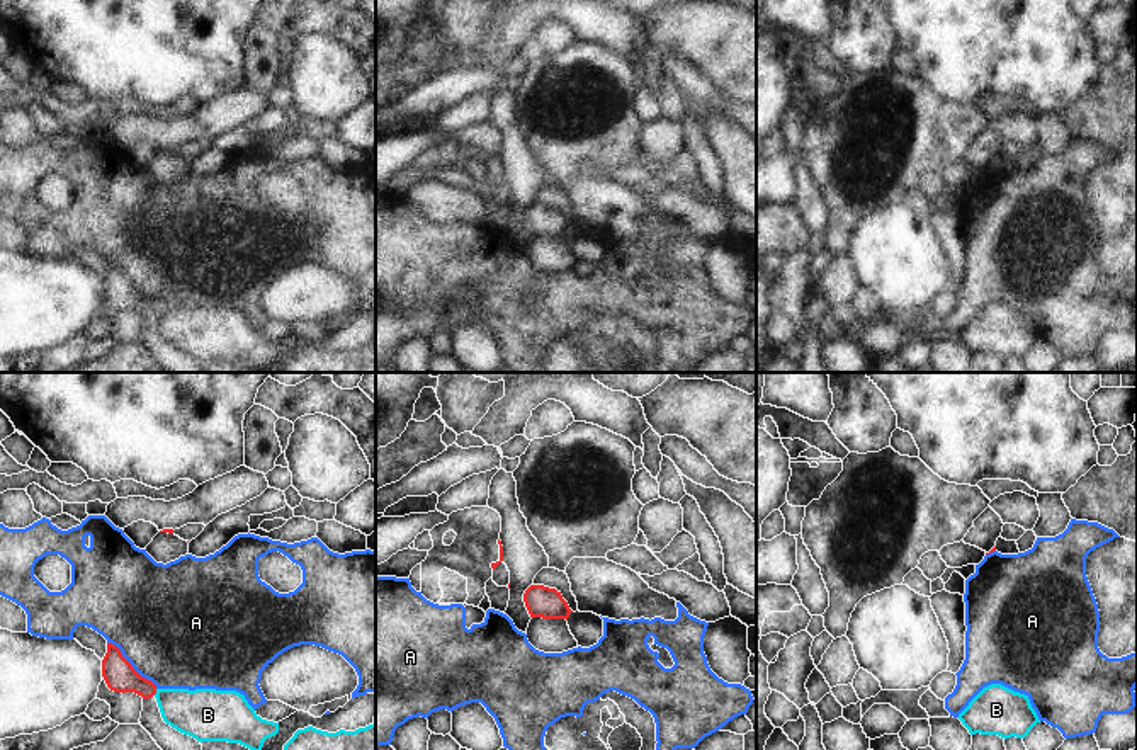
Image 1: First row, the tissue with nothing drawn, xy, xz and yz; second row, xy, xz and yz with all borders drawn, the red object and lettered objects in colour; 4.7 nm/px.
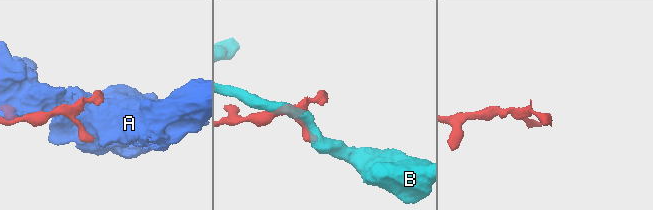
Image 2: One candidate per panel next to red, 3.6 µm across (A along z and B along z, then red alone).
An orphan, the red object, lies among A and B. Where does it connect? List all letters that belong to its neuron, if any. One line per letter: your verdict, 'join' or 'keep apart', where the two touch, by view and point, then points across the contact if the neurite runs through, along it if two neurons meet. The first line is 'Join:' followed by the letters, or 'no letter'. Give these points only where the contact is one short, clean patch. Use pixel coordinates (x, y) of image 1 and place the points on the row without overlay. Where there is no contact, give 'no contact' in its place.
Join: no letter
A: keep apart; meets red in xy at (131, 284)
B: keep apart; meets red in xy at (155, 312)

